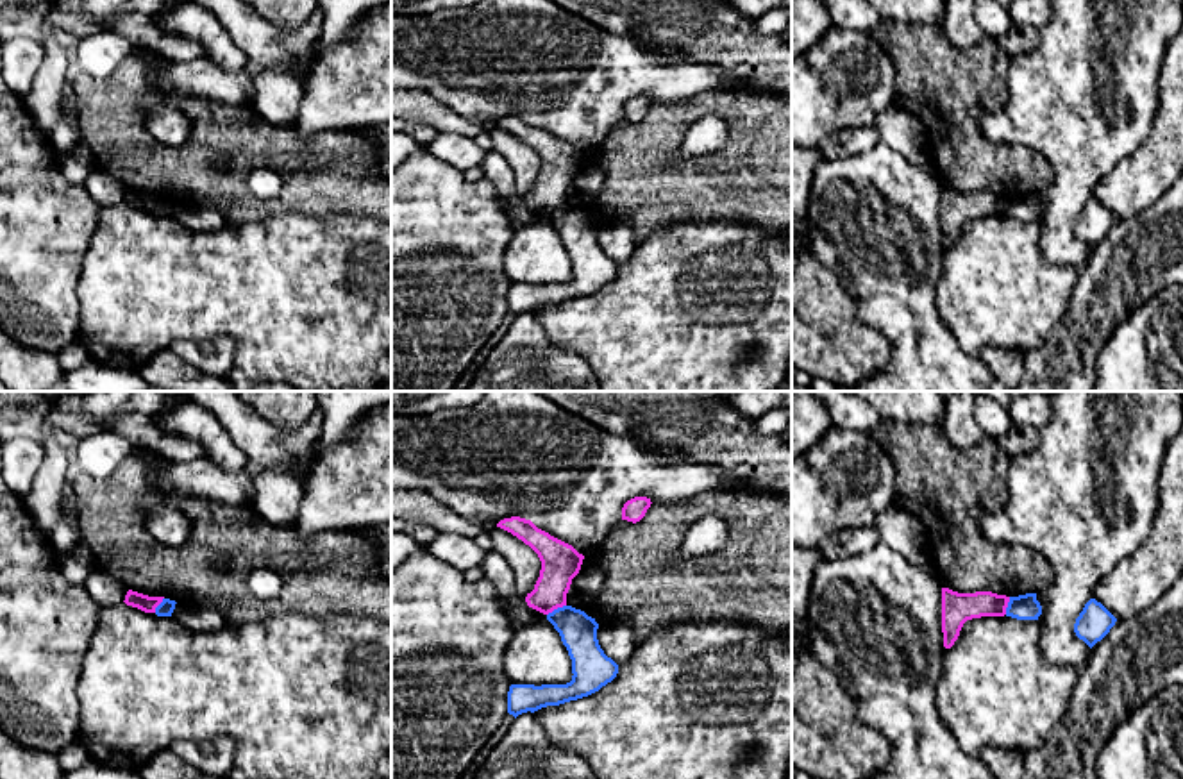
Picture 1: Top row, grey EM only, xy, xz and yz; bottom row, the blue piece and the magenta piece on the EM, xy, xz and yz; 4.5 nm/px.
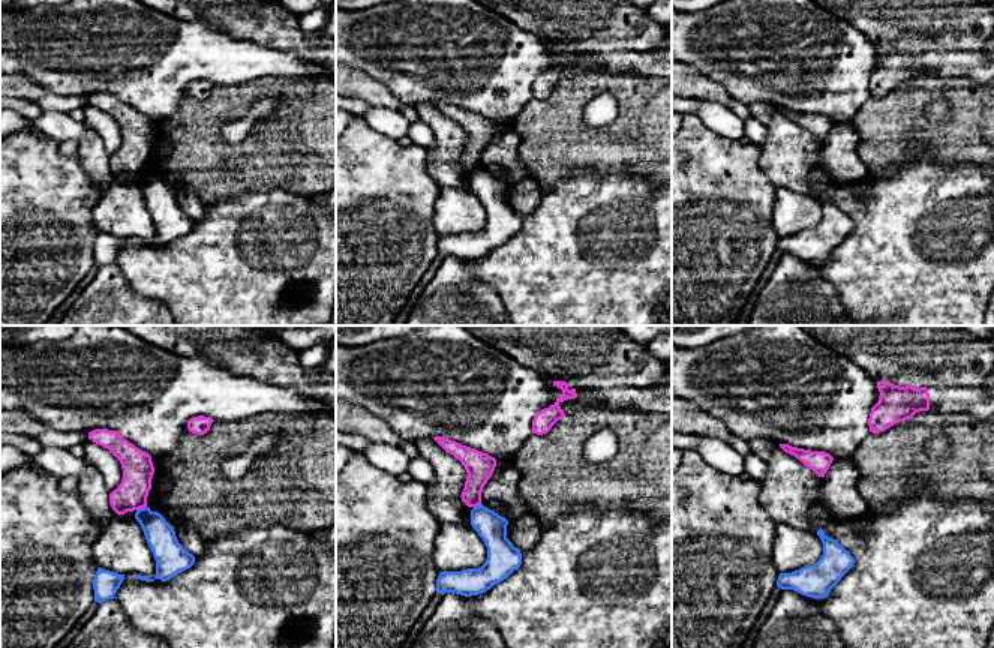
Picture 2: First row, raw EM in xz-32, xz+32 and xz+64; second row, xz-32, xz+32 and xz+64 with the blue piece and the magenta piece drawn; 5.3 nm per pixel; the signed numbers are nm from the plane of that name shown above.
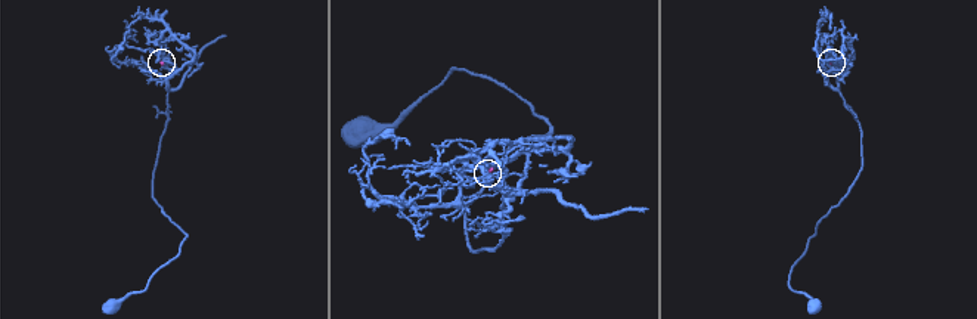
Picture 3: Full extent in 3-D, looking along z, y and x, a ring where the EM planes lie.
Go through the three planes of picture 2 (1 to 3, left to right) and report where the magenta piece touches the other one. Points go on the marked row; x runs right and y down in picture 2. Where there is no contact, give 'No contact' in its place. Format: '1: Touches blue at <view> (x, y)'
1: Touches blue at xz-32 (141, 509)
2: Touches blue at xz+32 (477, 506)
3: No contact

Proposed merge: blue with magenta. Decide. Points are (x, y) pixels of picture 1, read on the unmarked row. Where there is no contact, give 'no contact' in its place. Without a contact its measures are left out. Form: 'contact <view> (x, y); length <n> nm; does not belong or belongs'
contact xz (558, 208); length 100 nm; does not belong

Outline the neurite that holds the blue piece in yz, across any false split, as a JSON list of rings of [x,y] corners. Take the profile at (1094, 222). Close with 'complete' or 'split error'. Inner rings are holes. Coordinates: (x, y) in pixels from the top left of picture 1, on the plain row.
[[[1090,198],[1076,218],[1074,232],[1092,248],[1110,232],[1115,222],[1117,218],[1101,202]]]; complete

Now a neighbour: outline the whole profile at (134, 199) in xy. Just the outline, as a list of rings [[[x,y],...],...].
[[[129,189],[123,202],[145,213],[155,213],[155,207],[163,202],[163,198],[164,197],[148,197],[148,195]]]

